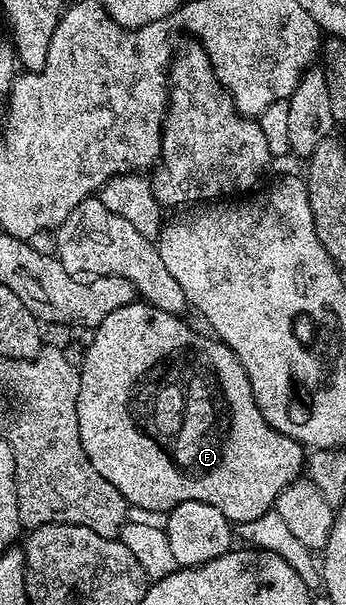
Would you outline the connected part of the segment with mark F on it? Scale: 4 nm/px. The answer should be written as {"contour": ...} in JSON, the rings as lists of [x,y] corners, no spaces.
{"contour":[[[135,301],[124,305],[124,309],[116,309],[116,313],[104,317],[104,321],[100,321],[100,325],[93,328],[94,340],[91,341],[86,356],[80,360],[80,389],[79,399],[76,401],[79,437],[84,453],[93,468],[120,491],[131,507],[169,513],[184,501],[204,501],[204,505],[213,505],[214,508],[220,509],[220,513],[224,513],[224,517],[230,520],[231,524],[256,521],[256,517],[260,517],[277,504],[283,489],[303,474],[304,448],[292,437],[281,435],[264,417],[260,405],[256,405],[256,397],[252,393],[248,373],[244,365],[240,365],[240,357],[236,357],[236,353],[232,353],[232,349],[228,349],[228,345],[221,339],[193,331],[184,320],[182,315],[164,313],[164,309],[151,307],[145,301]]]}

